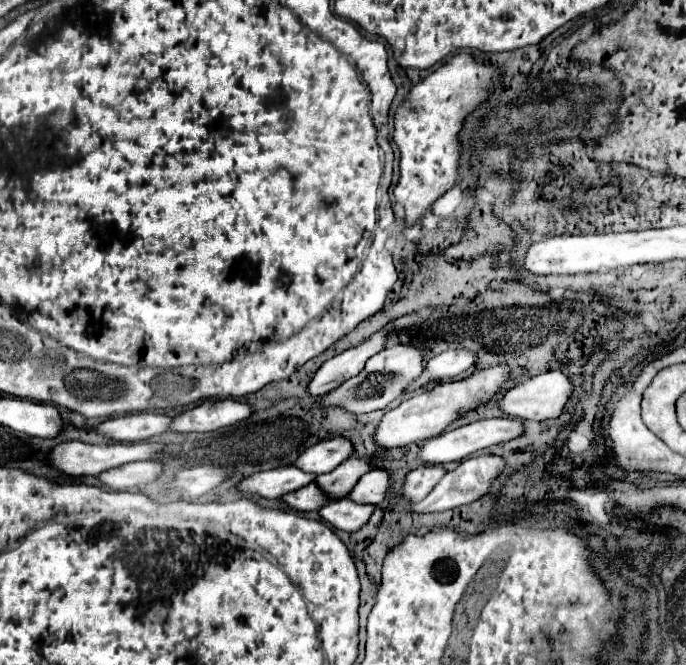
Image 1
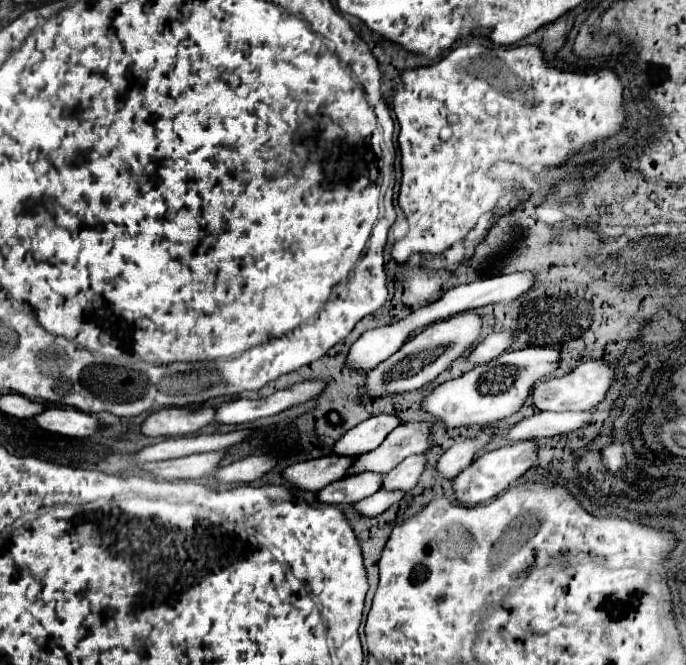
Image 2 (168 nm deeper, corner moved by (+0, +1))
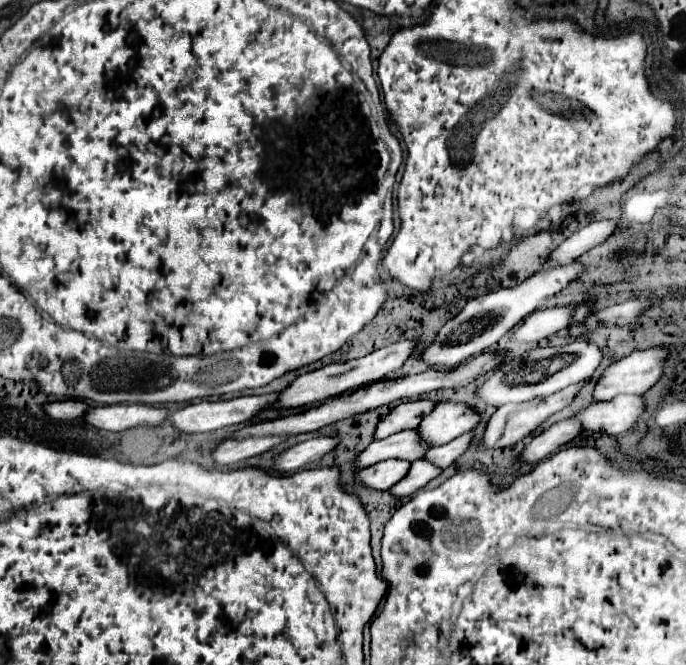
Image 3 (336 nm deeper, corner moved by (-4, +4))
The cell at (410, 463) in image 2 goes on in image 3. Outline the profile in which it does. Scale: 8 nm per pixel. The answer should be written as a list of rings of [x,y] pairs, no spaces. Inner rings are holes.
[[[466,433],[466,435],[456,437],[454,441],[450,441],[450,443],[446,443],[446,445],[432,447],[432,449],[426,453],[426,459],[434,461],[434,465],[446,469],[446,467],[450,467],[450,465],[470,447],[472,439],[474,439],[474,433]]]

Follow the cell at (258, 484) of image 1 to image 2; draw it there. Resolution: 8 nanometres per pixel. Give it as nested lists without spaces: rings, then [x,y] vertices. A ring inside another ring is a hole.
[[[322,456],[306,462],[296,462],[282,468],[282,478],[304,492],[318,492],[322,486],[340,480],[348,470],[352,458],[338,458],[338,456]]]

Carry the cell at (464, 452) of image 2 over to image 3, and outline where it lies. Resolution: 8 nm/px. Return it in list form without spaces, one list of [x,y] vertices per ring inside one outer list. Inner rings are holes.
[[[590,377],[582,379],[580,383],[574,383],[574,385],[566,387],[562,391],[556,391],[548,397],[536,397],[536,399],[530,399],[530,401],[524,401],[524,403],[508,403],[508,405],[498,407],[498,411],[488,419],[488,425],[486,425],[486,431],[484,431],[484,437],[482,437],[482,447],[508,447],[508,445],[514,445],[528,435],[532,435],[550,415],[568,407],[588,381],[590,381]]]

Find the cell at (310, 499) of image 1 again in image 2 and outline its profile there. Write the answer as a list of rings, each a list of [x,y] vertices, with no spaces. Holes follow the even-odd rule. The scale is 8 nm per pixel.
[[[356,474],[342,478],[338,482],[330,482],[330,486],[324,486],[316,492],[316,500],[320,504],[354,504],[374,492],[380,490],[380,474]]]

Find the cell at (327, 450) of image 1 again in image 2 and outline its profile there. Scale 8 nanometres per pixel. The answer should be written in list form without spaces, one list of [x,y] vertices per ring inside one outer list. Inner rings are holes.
[[[386,414],[372,416],[354,426],[352,430],[348,430],[338,442],[334,442],[332,454],[344,458],[356,458],[360,454],[366,454],[376,446],[380,446],[382,438],[386,438],[386,434],[390,434],[390,430],[394,430],[398,424],[400,420],[396,416],[386,416]]]

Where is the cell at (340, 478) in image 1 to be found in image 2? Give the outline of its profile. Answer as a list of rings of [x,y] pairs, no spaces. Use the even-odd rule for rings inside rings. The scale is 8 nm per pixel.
[[[418,422],[418,424],[402,424],[396,430],[392,430],[384,442],[358,458],[354,458],[352,466],[346,470],[344,476],[354,476],[362,472],[374,472],[374,474],[386,474],[394,466],[398,466],[404,458],[412,454],[422,454],[430,444],[430,424]]]

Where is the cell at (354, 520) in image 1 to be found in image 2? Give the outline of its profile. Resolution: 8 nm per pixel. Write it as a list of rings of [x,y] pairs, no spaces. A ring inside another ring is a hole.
[[[376,492],[376,494],[372,494],[370,498],[364,498],[362,502],[356,502],[356,504],[352,504],[352,508],[360,514],[360,516],[364,516],[364,518],[374,518],[374,516],[378,516],[378,514],[382,514],[384,510],[388,510],[394,502],[398,502],[400,498],[404,496],[404,492]]]

